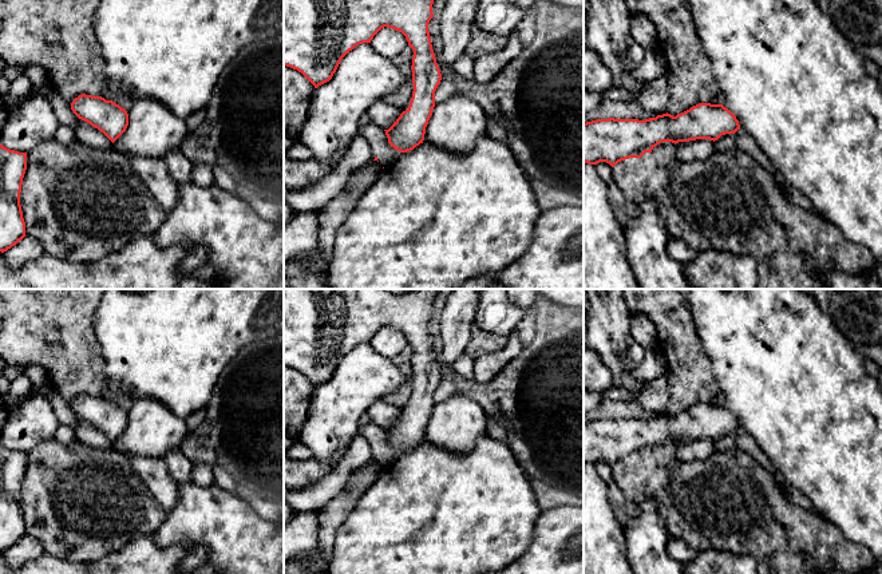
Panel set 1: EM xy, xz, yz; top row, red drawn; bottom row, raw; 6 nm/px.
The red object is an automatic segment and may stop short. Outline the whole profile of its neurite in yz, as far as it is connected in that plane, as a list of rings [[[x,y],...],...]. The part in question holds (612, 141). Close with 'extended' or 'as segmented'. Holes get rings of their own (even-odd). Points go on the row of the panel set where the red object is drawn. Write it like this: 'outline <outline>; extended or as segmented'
outline [[[699,103],[673,116],[597,119],[584,123],[584,162],[606,162],[612,167],[629,158],[641,158],[661,142],[717,140],[740,130],[739,120],[723,104]]]; as segmented

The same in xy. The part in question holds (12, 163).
outline [[[0,143],[0,252],[4,253],[25,237],[20,193],[27,170],[27,153]]]; as segmented

